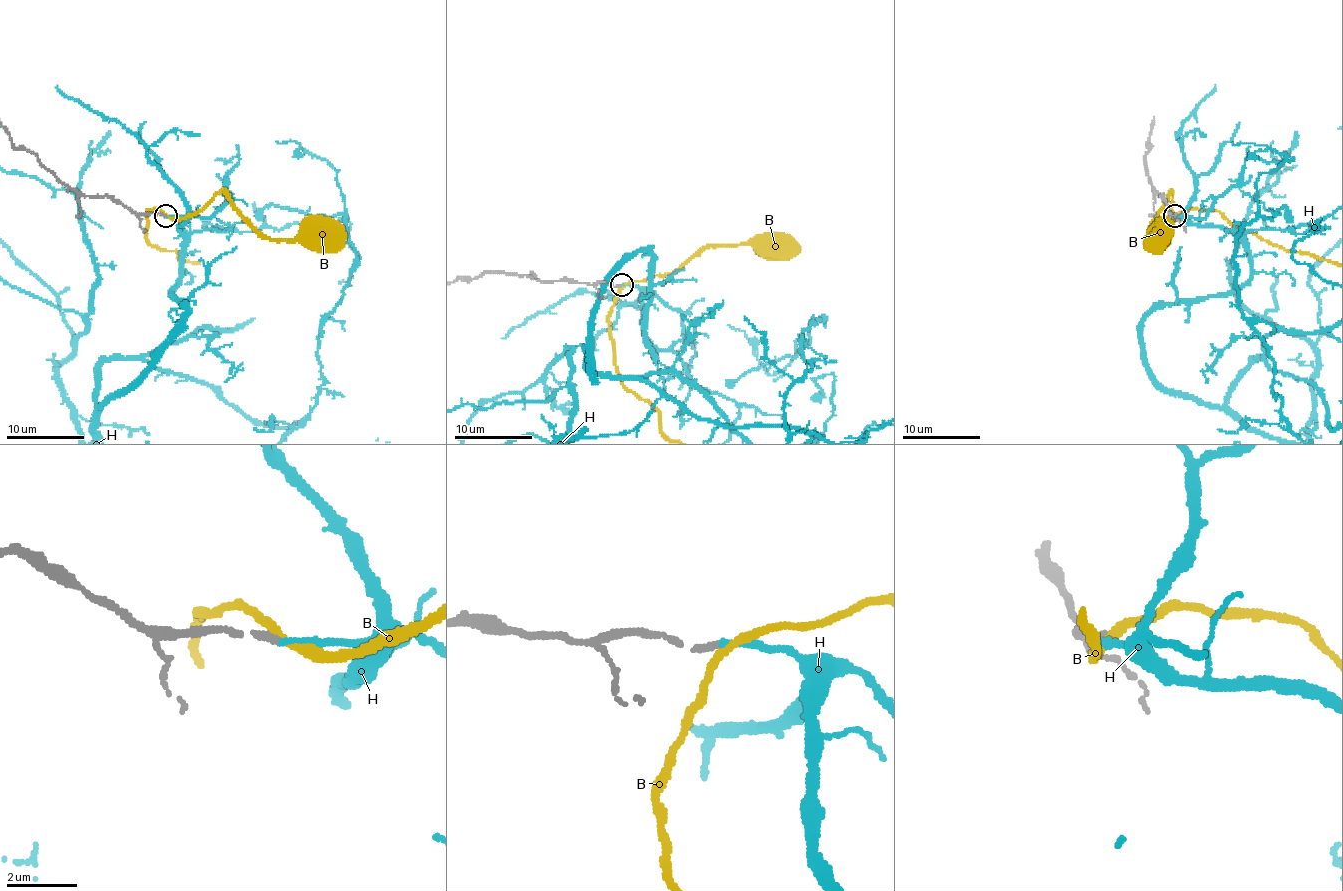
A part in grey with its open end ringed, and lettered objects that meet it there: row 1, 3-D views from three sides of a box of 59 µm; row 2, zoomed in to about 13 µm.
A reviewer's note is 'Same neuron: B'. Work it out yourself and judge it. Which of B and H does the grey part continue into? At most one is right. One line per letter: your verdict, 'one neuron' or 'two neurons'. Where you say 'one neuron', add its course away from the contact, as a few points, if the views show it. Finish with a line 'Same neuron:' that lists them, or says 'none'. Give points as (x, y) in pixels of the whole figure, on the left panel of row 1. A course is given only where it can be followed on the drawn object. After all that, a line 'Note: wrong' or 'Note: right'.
B: two neurons
H: one neuron
Same neuron: H
Note: wrong

